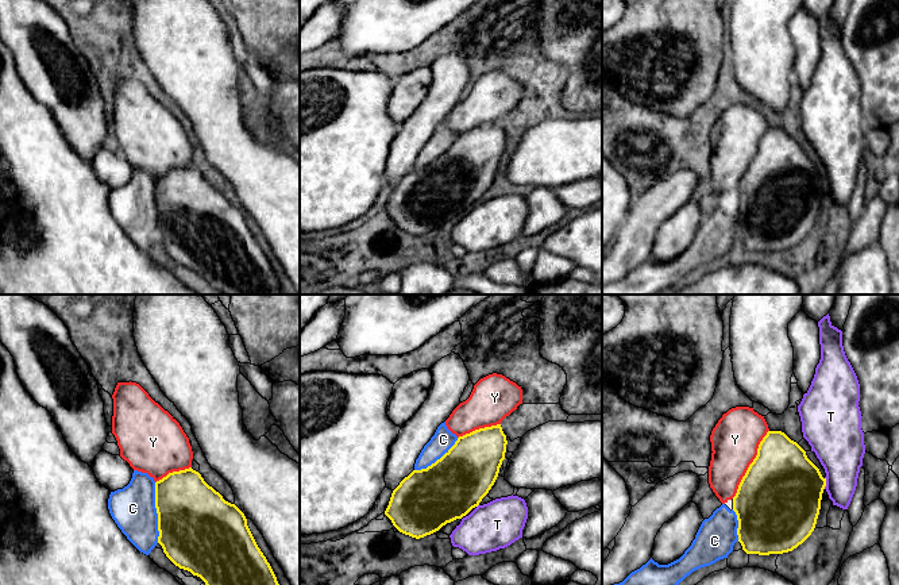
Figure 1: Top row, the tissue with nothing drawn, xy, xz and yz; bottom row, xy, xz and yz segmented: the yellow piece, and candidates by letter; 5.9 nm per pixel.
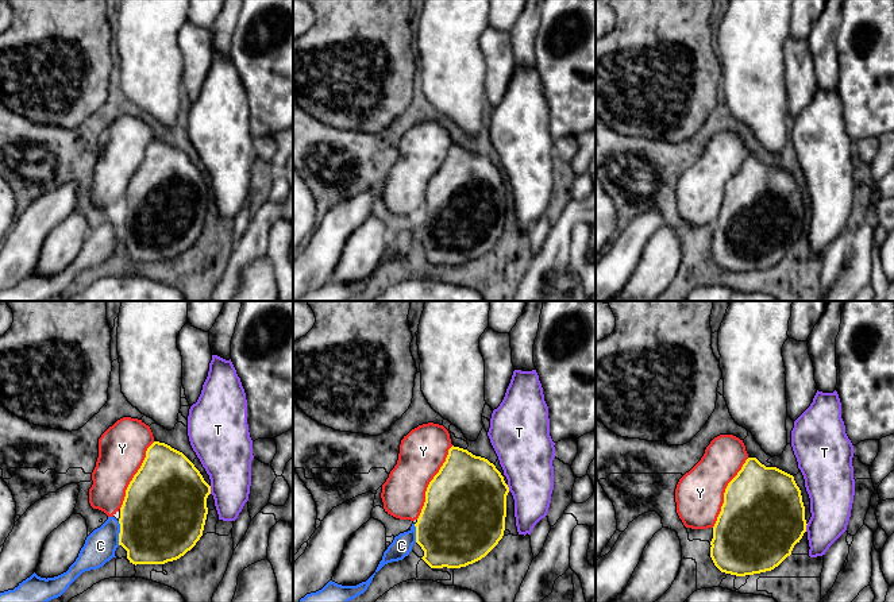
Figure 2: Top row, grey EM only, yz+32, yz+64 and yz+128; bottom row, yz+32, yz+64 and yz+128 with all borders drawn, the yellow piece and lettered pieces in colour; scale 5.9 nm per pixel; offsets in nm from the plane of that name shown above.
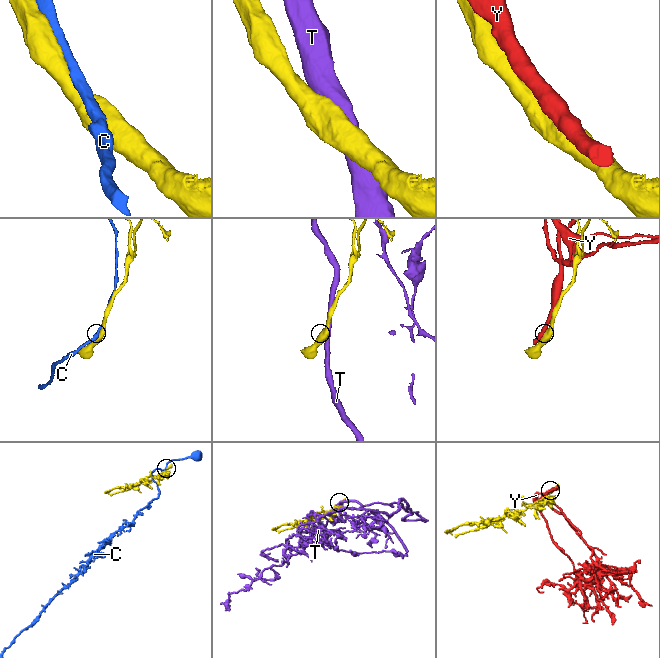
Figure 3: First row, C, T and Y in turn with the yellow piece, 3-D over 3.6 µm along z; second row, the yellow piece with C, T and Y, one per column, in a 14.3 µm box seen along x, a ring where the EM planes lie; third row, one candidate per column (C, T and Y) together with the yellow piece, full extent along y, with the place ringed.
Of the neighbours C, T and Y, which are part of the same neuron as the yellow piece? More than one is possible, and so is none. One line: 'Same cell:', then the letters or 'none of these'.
Same cell: Y

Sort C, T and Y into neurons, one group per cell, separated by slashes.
C / T / Y

